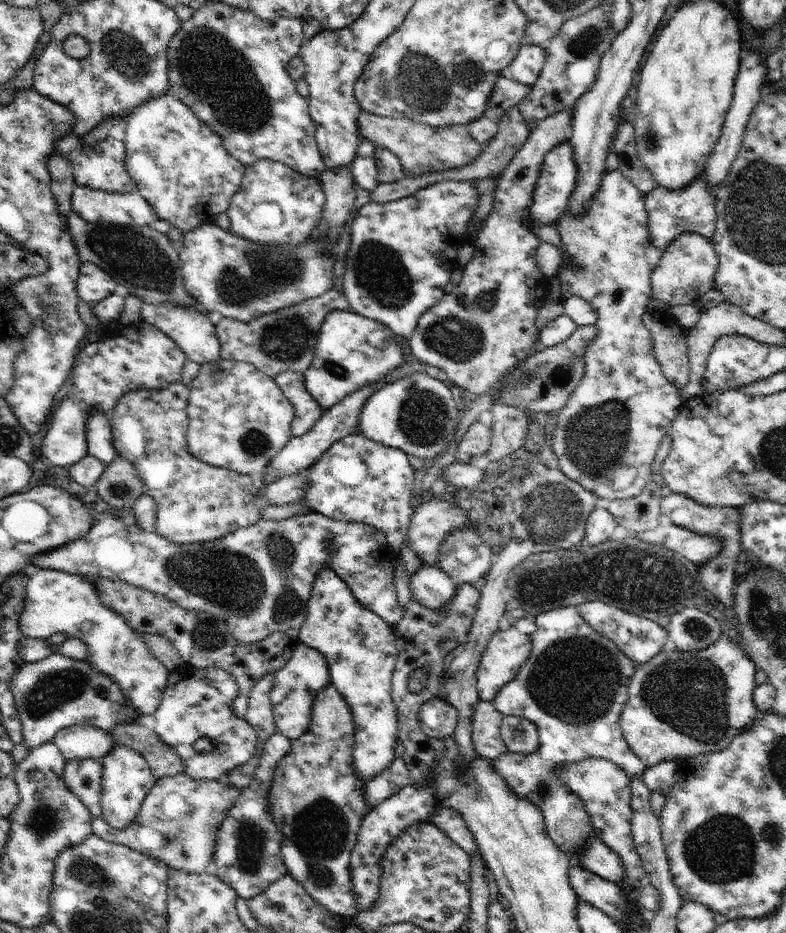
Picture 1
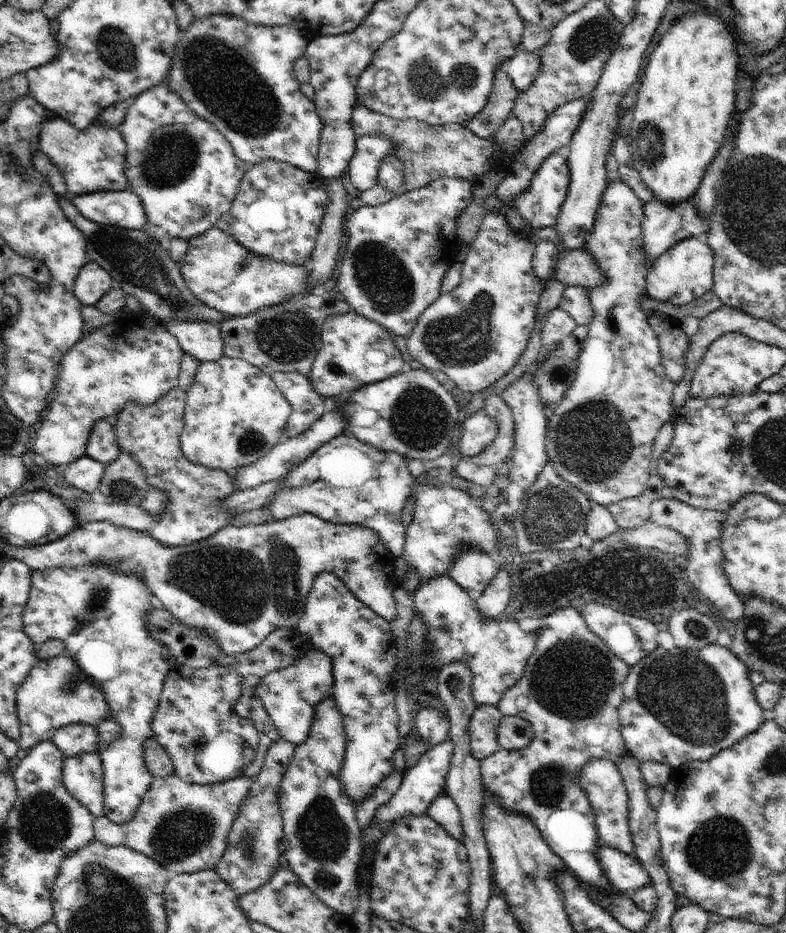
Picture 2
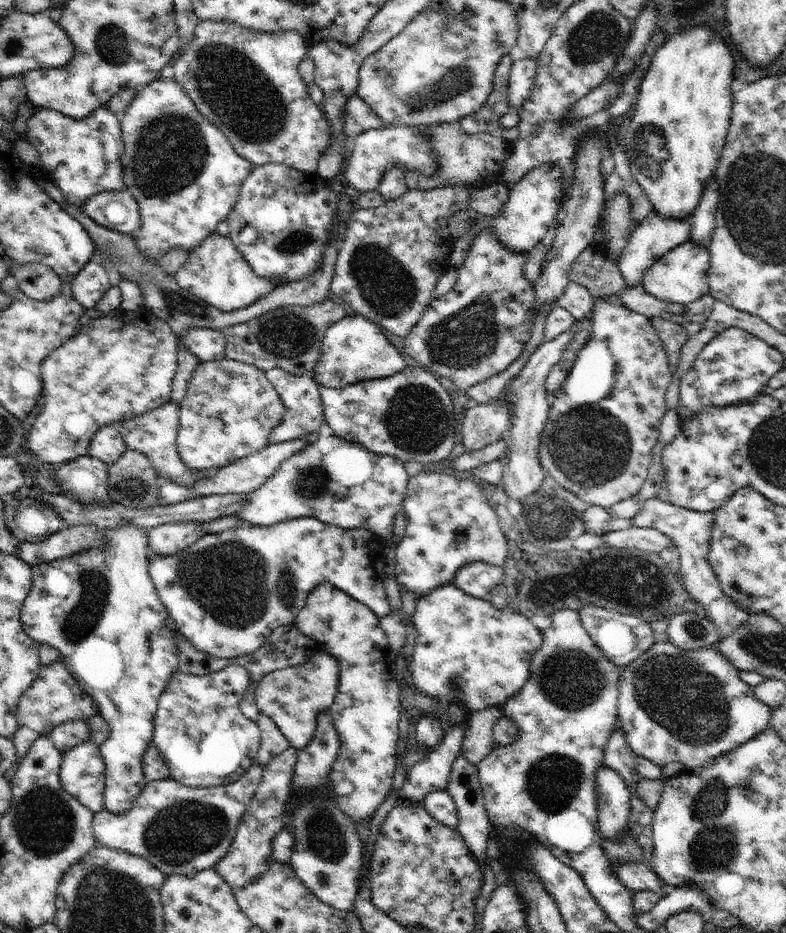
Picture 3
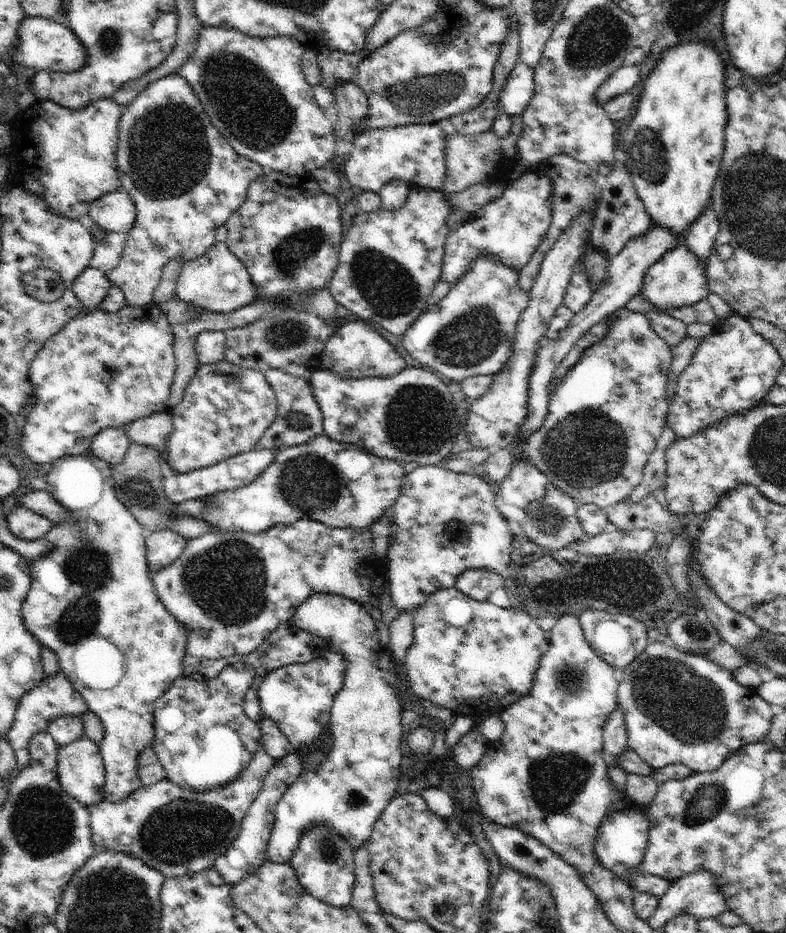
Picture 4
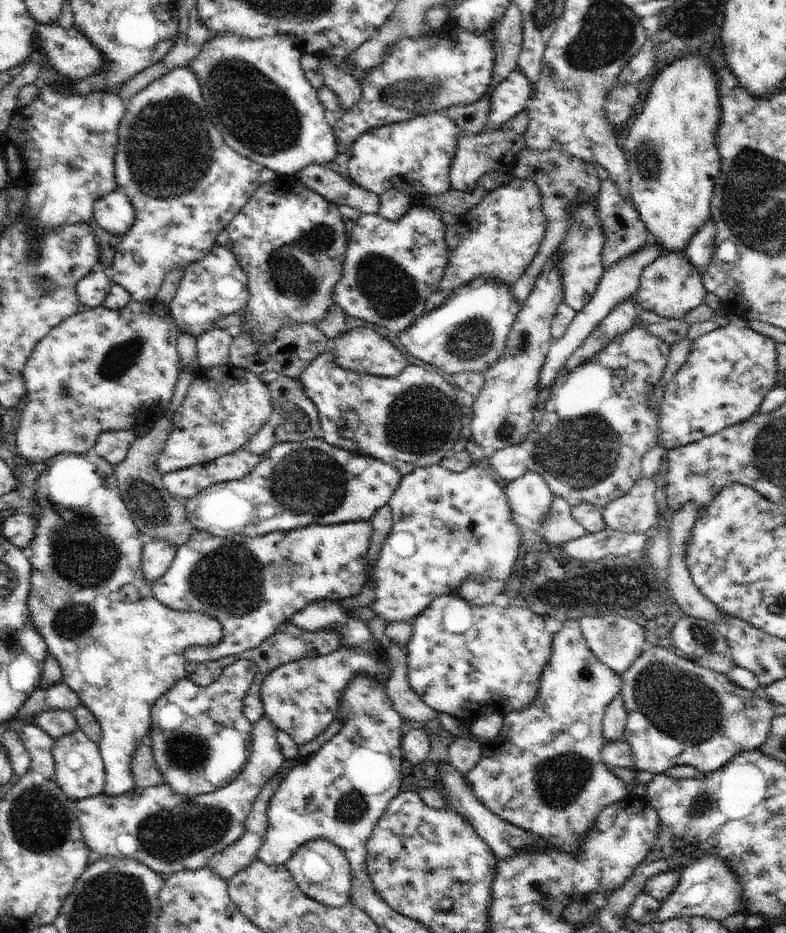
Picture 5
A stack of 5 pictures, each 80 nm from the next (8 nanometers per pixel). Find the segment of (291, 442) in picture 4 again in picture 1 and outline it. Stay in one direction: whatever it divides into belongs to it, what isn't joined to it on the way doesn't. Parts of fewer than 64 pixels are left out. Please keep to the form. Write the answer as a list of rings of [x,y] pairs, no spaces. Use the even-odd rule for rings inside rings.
[[[288,369],[278,374],[276,381],[295,410],[291,424],[292,437],[301,437],[316,424],[323,412],[307,391],[302,373]]]

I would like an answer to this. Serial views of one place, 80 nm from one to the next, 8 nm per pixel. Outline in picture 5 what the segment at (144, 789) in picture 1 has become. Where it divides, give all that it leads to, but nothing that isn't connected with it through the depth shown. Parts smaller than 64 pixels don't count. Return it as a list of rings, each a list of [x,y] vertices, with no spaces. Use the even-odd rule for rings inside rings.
[[[88,452],[83,455],[76,453],[62,453],[46,464],[42,476],[34,485],[31,491],[35,494],[37,503],[41,506],[39,514],[32,513],[37,518],[37,529],[35,530],[34,540],[29,544],[29,559],[31,562],[31,589],[29,590],[27,607],[31,615],[31,623],[44,637],[47,644],[47,652],[52,654],[60,663],[63,681],[80,697],[81,704],[84,705],[95,719],[100,723],[102,736],[99,741],[99,751],[103,758],[105,768],[105,785],[103,792],[110,796],[120,796],[127,792],[132,792],[136,788],[135,778],[131,771],[131,760],[134,756],[136,747],[142,740],[149,738],[151,727],[151,708],[154,703],[165,695],[179,680],[187,678],[185,669],[186,660],[184,651],[194,645],[198,647],[213,647],[222,638],[223,632],[218,620],[207,614],[196,613],[195,611],[177,611],[164,606],[153,595],[151,585],[145,579],[142,568],[143,546],[148,541],[144,534],[131,519],[131,512],[124,504],[117,485],[114,465],[110,464],[105,458]]]

